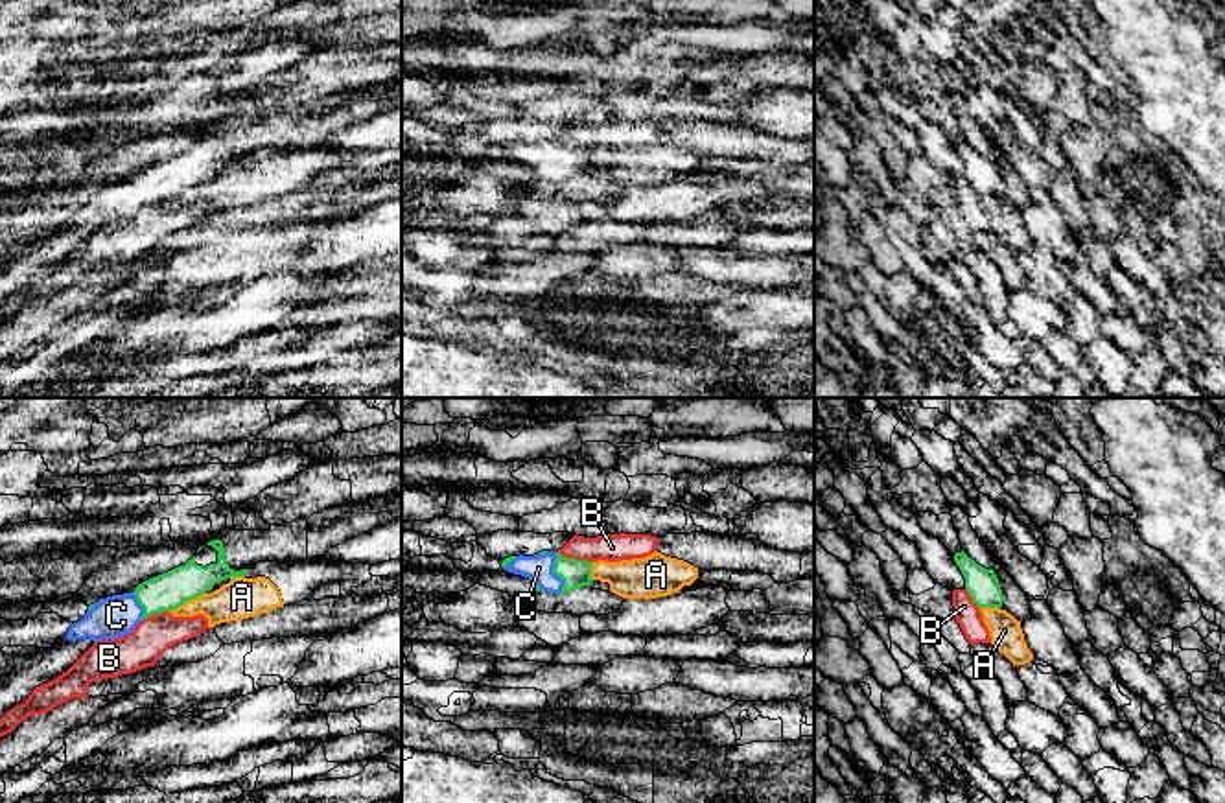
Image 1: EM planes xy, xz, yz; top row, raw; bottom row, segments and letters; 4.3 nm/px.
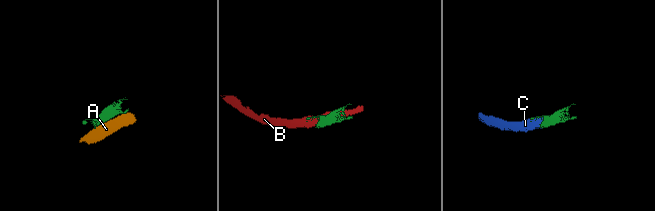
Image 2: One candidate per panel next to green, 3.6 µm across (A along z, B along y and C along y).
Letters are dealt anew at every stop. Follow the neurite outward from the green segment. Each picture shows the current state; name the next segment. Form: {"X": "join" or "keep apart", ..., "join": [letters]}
{"A": "keep apart", "B": "keep apart", "C": "join", "join": ["C"]}

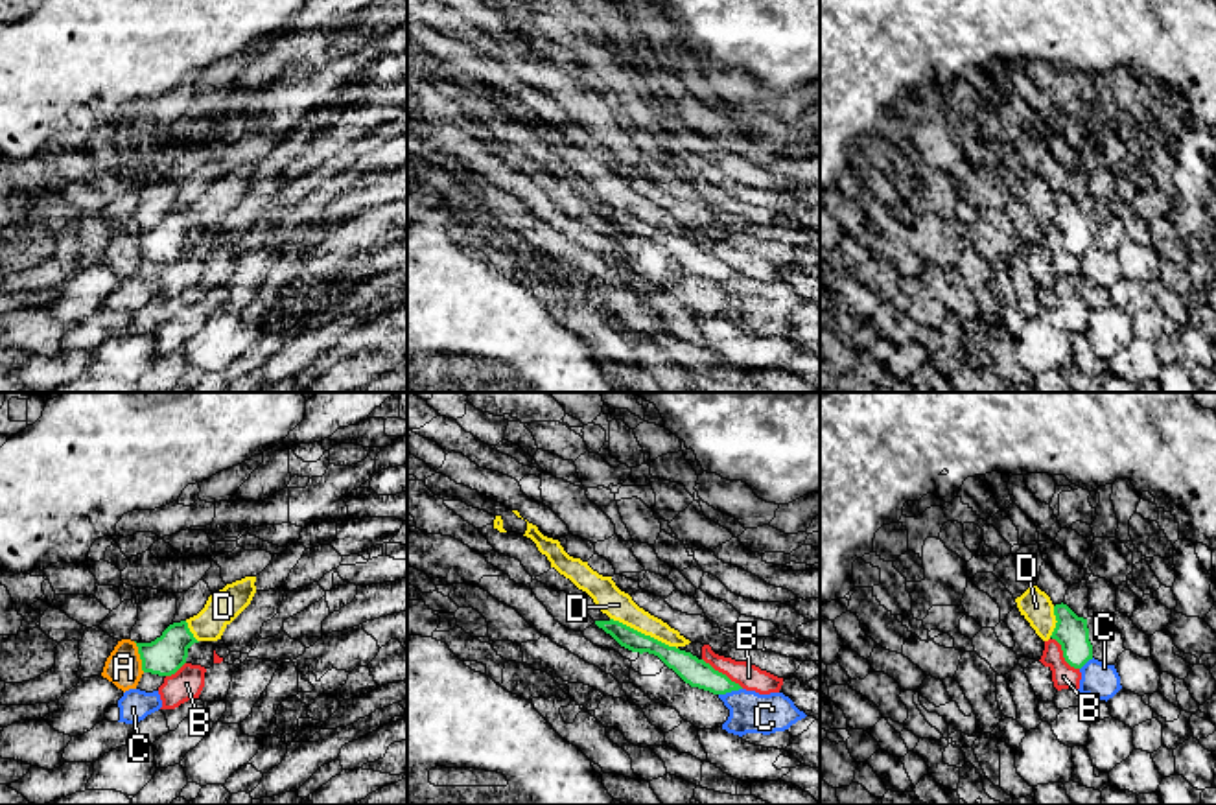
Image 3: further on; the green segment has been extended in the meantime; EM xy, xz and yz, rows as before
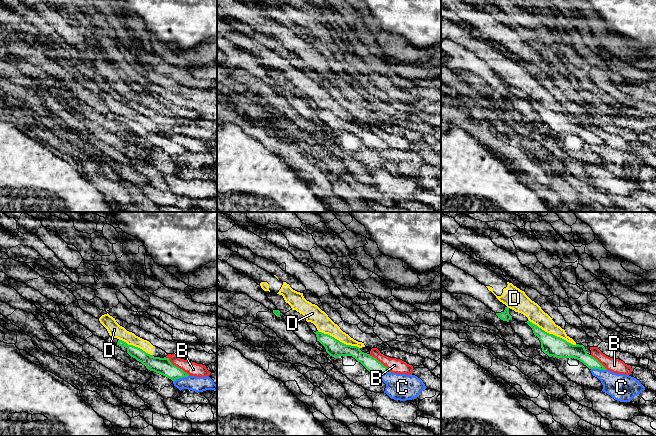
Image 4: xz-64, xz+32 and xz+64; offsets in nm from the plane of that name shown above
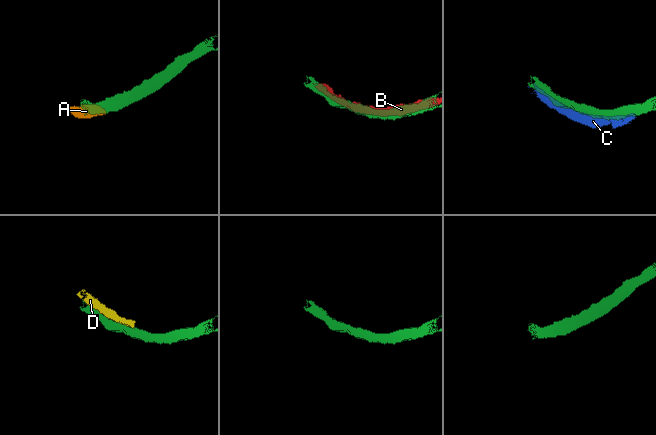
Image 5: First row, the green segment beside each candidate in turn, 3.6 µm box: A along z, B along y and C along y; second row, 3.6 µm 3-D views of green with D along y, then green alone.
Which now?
{"A": "keep apart", "B": "keep apart", "C": "keep apart", "D": "keep apart", "join": []}

